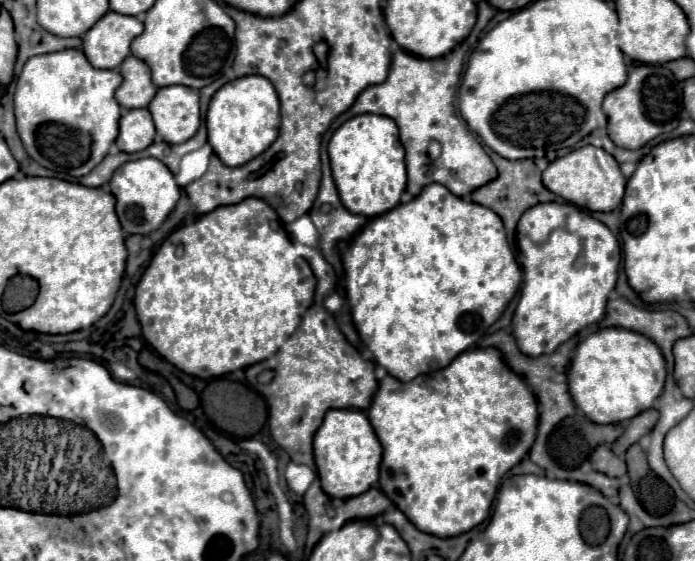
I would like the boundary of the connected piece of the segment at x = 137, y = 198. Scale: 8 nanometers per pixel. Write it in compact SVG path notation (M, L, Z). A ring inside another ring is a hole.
M140 158L122 164L114 172L106 190L112 192L116 198L116 214L120 218L126 236L130 234L148 236L150 232L158 230L180 198L180 188L174 180L174 174L156 158Z

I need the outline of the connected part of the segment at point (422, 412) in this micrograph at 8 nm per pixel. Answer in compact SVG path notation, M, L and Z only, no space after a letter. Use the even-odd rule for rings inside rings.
M496 348L466 350L446 368L412 382L386 376L366 414L384 450L380 490L416 528L438 538L460 536L488 518L502 476L528 454L538 426L538 408L532 390L504 364Z

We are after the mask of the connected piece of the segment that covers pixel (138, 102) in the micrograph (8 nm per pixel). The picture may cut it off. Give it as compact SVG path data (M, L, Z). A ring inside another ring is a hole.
M128 56L120 64L124 82L116 90L116 100L124 108L146 108L156 94L156 86L150 80L150 68L136 56Z

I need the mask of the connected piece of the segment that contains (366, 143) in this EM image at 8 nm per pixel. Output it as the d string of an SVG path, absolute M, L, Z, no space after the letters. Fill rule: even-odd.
M364 114L350 118L330 138L328 154L340 200L350 212L380 216L398 206L406 188L406 164L398 128L388 116Z

